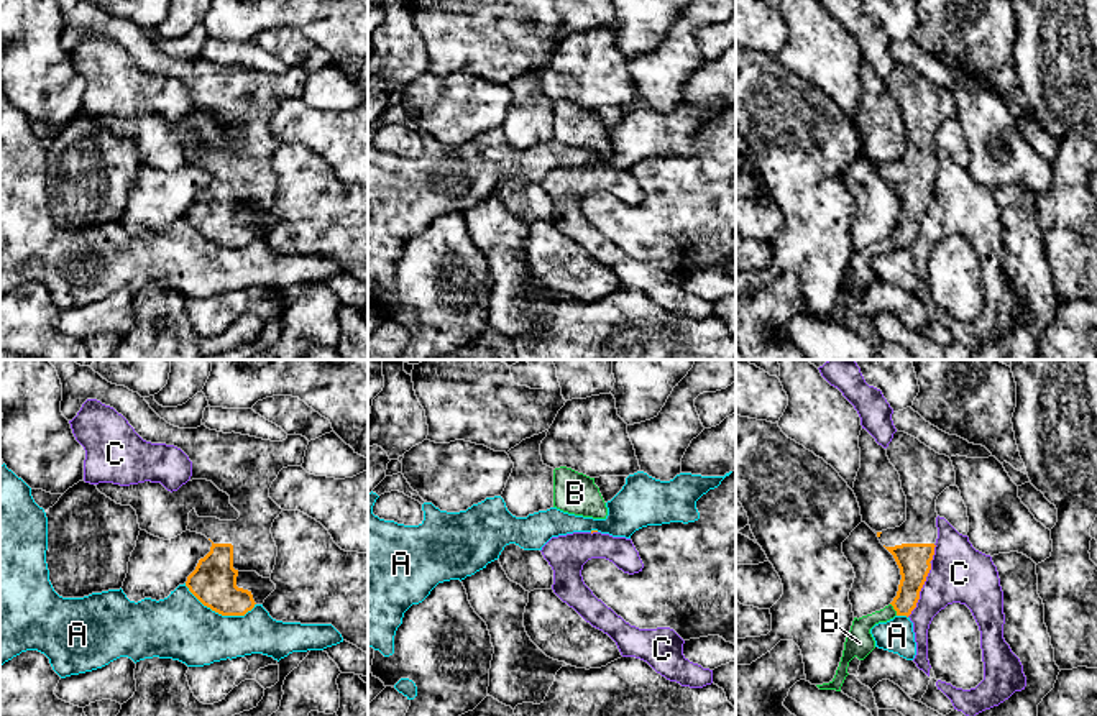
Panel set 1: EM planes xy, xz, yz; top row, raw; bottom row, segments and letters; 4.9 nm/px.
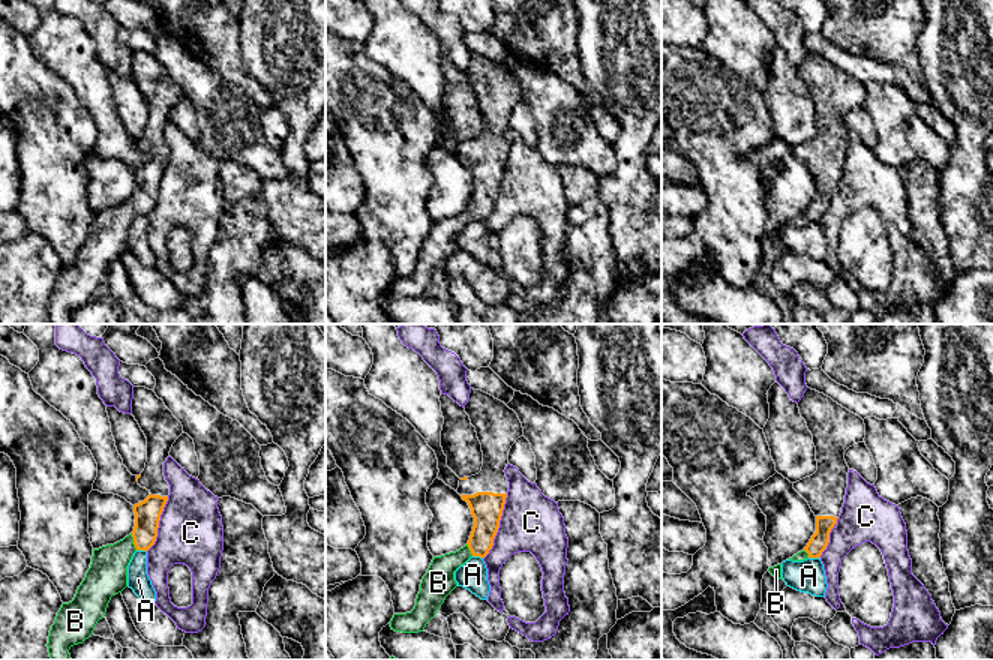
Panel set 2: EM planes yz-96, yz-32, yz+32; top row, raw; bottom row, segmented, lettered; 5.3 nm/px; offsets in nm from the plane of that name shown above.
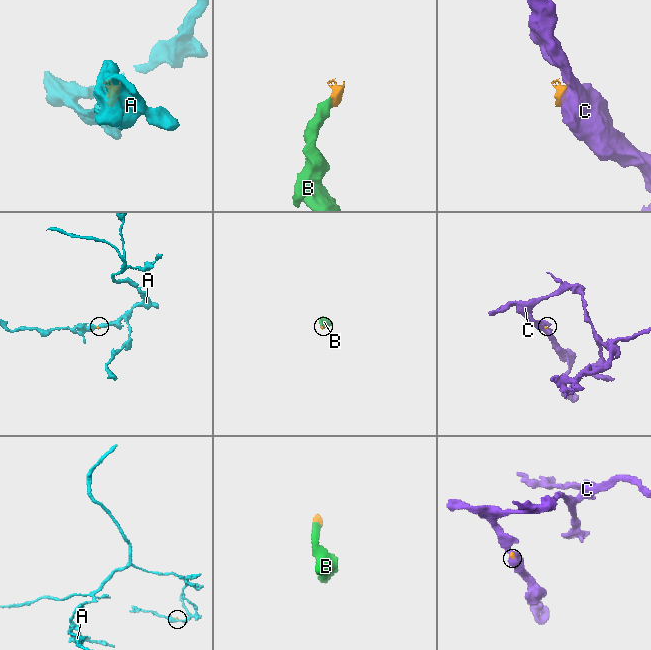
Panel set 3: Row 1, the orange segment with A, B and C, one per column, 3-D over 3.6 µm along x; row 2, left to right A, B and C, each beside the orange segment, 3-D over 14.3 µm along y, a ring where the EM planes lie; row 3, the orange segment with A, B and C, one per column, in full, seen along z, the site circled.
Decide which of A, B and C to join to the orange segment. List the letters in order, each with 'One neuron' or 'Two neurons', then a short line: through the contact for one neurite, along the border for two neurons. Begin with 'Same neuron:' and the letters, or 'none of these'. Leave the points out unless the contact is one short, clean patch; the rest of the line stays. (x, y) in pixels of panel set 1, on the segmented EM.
Same neuron: B
A: Two neurons. Line: xy (184, 583), (204, 605), (222, 615), (245, 615), (255, 606)
B: One neuron. Line: yz (913, 562), (908, 593), (894, 608), (859, 642)
C: Two neurons

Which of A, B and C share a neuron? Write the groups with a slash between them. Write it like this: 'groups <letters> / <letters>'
groups A / B / C

